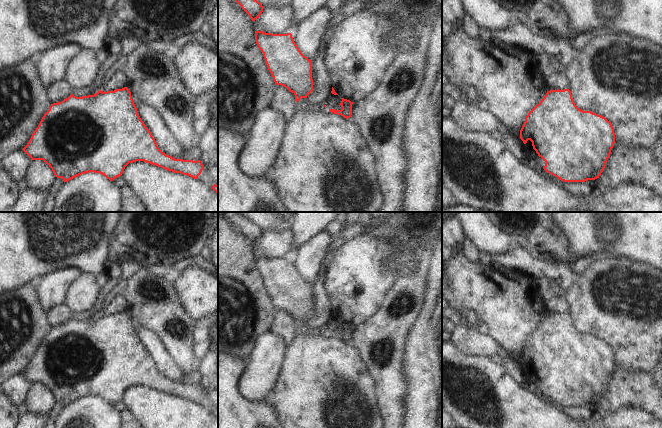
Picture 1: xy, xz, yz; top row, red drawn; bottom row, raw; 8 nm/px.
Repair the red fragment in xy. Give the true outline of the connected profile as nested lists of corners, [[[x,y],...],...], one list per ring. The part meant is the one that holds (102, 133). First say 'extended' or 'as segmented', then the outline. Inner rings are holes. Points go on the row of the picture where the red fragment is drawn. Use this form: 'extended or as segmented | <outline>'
as segmented | [[[127,87],[114,91],[98,91],[94,95],[76,97],[71,94],[61,102],[53,103],[42,117],[27,145],[22,149],[31,160],[43,160],[55,177],[67,182],[79,175],[94,172],[104,175],[110,181],[122,175],[129,163],[144,161],[174,173],[188,175],[194,179],[204,170],[200,160],[175,159],[163,153],[157,146],[150,130],[138,115],[137,108]]]

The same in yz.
as segmented | [[[557,89],[548,91],[544,96],[544,98],[540,101],[540,103],[537,104],[525,117],[525,122],[520,130],[520,139],[523,141],[524,144],[526,144],[528,140],[532,142],[533,149],[536,151],[538,156],[545,161],[545,166],[543,167],[543,169],[547,173],[557,177],[558,179],[564,182],[585,182],[587,180],[595,180],[599,178],[599,176],[603,172],[605,164],[611,154],[611,150],[615,143],[615,133],[611,122],[608,121],[605,117],[593,113],[591,111],[583,111],[579,109],[575,105],[571,91],[569,89],[564,90]]]

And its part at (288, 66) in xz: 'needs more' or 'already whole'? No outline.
already whole

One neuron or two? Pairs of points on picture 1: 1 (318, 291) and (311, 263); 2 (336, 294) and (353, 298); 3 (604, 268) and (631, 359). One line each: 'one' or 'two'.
1: two
2: one
3: one

